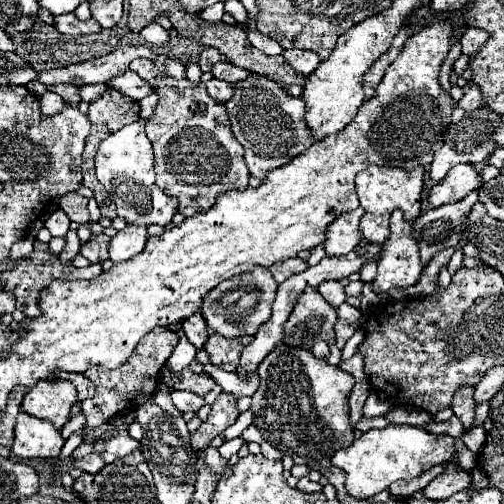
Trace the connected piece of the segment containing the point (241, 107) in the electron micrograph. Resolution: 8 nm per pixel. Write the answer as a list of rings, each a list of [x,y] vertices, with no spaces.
[[[248,73],[246,79],[234,83],[234,95],[226,103],[226,111],[232,133],[244,147],[244,161],[250,173],[258,179],[264,179],[268,171],[286,165],[314,143],[304,121],[304,101],[288,95],[282,83],[268,79],[266,75]]]

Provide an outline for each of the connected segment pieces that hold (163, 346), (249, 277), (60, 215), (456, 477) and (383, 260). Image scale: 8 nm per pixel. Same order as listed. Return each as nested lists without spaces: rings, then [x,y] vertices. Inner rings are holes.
[[[156,327],[150,335],[146,335],[138,343],[138,347],[130,355],[130,359],[126,359],[124,365],[120,365],[116,369],[106,369],[104,365],[96,365],[96,367],[84,371],[84,377],[96,385],[94,397],[82,401],[82,413],[86,417],[84,433],[90,433],[92,429],[100,427],[102,423],[112,421],[114,417],[134,413],[144,401],[148,401],[160,385],[160,371],[166,365],[168,357],[172,355],[176,343],[178,343],[178,335],[172,329]]]
[[[254,267],[252,271],[248,271],[244,275],[222,281],[218,287],[208,291],[202,301],[202,315],[206,319],[208,331],[220,333],[224,337],[234,337],[234,331],[254,335],[254,331],[262,325],[262,321],[266,321],[270,317],[270,307],[272,307],[274,295],[276,295],[276,281],[266,267]],[[218,315],[232,317],[232,319],[212,319]]]
[[[56,209],[56,211],[52,211],[52,215],[46,219],[44,225],[46,225],[46,229],[52,233],[52,237],[66,237],[70,219],[68,219],[68,215],[66,215],[62,209]]]
[[[448,463],[444,473],[440,477],[436,477],[428,487],[424,487],[422,493],[426,495],[426,499],[432,499],[432,501],[448,499],[450,495],[466,489],[470,483],[472,483],[472,477],[468,471]]]
[[[394,211],[390,215],[390,237],[382,243],[378,275],[372,281],[378,297],[384,297],[394,287],[410,287],[420,279],[422,263],[410,231],[412,223],[404,221],[402,211]]]

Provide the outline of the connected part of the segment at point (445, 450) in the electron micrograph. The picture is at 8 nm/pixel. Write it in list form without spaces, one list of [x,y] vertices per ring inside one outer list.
[[[388,425],[362,433],[350,447],[340,449],[332,463],[346,473],[346,491],[352,497],[372,497],[388,489],[394,481],[414,479],[422,471],[448,463],[454,457],[454,439],[450,435],[434,435],[414,425]]]

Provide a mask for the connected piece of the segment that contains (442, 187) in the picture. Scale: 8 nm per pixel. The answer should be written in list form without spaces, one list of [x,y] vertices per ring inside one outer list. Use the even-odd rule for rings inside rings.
[[[456,165],[454,169],[448,171],[448,175],[436,183],[430,191],[430,203],[432,207],[440,207],[446,203],[456,203],[460,199],[464,199],[470,191],[480,189],[482,185],[482,177],[480,173],[474,169],[474,165]]]

